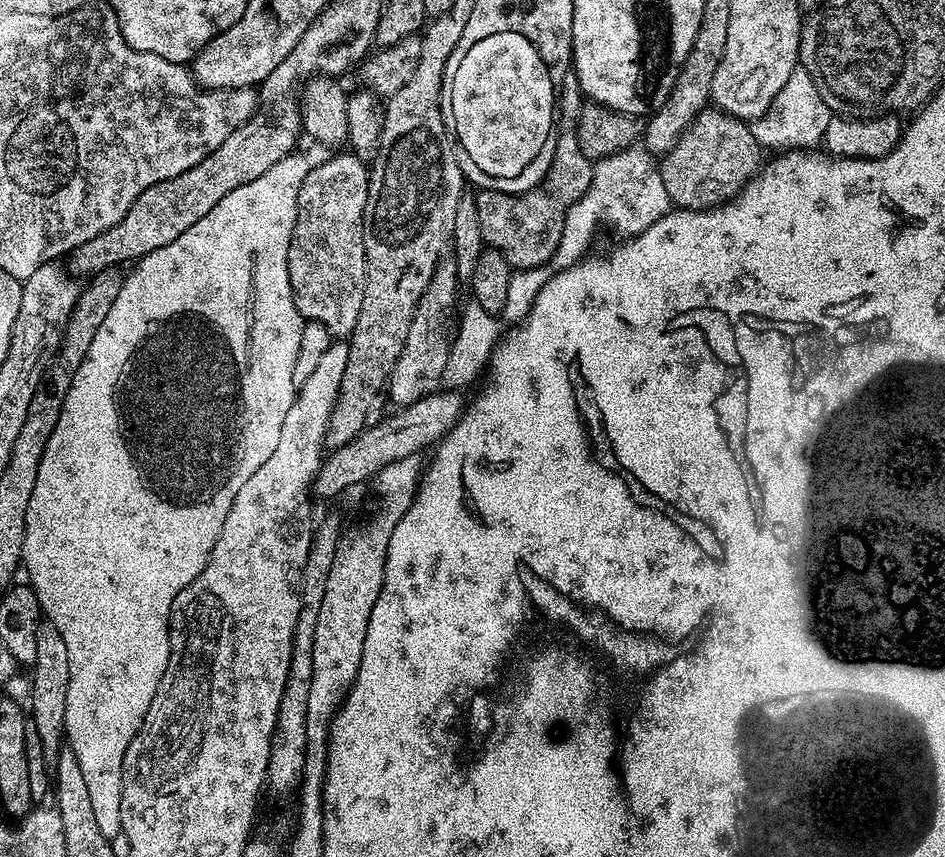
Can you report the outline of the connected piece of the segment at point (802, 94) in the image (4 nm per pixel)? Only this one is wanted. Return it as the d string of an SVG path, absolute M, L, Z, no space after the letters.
M797 66L790 78L786 78L786 86L782 86L774 102L770 102L766 114L758 120L751 121L750 127L761 149L812 150L823 141L826 126L830 126L833 115L826 102L822 102L822 94L818 94L814 78L810 78L805 68Z

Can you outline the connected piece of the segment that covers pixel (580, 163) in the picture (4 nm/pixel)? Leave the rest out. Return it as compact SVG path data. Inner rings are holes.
M570 70L558 83L559 120L558 131L554 136L557 152L552 156L552 165L550 163L547 165L539 186L519 194L487 190L475 193L478 221L482 226L485 245L502 253L508 265L514 270L544 264L544 256L552 252L552 244L556 244L556 236L560 236L560 228L566 222L567 211L578 203L590 188L594 164L593 161L580 155L576 129L585 103L586 97L582 86L575 71Z

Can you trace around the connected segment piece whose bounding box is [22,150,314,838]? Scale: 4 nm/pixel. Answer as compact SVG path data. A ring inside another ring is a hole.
M303 150L293 152L278 162L278 166L266 170L262 178L254 178L254 182L230 190L230 194L226 194L210 214L198 218L186 234L178 234L170 246L162 246L135 261L133 268L136 269L123 277L118 298L107 312L82 366L74 375L61 416L38 465L37 481L26 510L22 568L24 572L28 571L26 580L36 592L41 613L54 625L58 634L62 634L66 651L70 653L70 690L66 690L64 734L74 754L78 754L78 766L86 777L98 830L109 838L122 831L122 762L126 750L138 734L146 710L150 710L150 702L154 702L158 682L162 682L170 658L168 615L172 612L174 598L178 598L180 591L202 574L210 550L214 550L214 542L218 542L218 534L222 534L222 522L226 522L226 514L230 514L238 490L242 490L250 474L254 474L254 470L258 470L258 466L262 466L262 462L266 462L278 447L282 421L290 410L290 402L294 402L296 397L298 386L294 382L294 362L298 359L298 342L302 342L306 321L294 302L288 273L288 251L296 221L298 190L302 190L302 182L306 182L313 166L314 160Z

